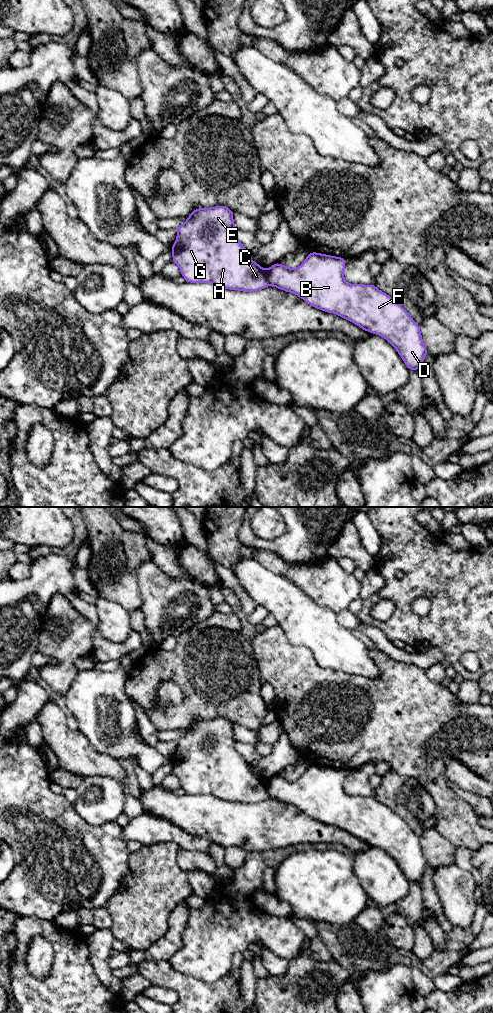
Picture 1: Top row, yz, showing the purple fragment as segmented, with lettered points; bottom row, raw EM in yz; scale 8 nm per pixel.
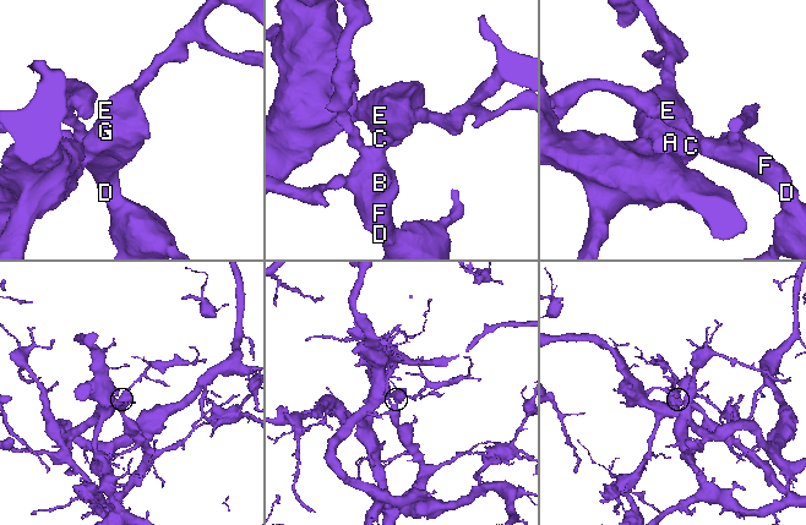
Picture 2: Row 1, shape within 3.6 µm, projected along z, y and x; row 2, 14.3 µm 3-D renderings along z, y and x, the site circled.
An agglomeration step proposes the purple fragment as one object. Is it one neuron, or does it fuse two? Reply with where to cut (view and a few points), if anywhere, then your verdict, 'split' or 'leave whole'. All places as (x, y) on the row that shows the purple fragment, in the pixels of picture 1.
cut in yz along (265, 270), (269, 284); split

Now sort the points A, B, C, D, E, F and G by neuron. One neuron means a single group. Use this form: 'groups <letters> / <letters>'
groups A C E G / B D F

